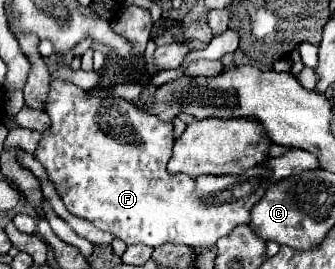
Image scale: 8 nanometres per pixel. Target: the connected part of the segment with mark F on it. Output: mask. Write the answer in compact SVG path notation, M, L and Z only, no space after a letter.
M51 84L45 102L45 112L51 118L51 126L43 130L37 144L35 158L45 166L49 180L55 184L65 208L91 222L103 232L111 232L125 244L161 246L165 242L187 244L195 248L213 246L219 238L227 236L235 226L247 224L251 206L263 196L263 192L281 178L299 174L303 170L319 168L317 156L305 150L291 150L285 156L269 158L265 164L247 172L247 176L199 176L169 174L167 162L175 144L173 122L163 122L155 114L147 114L141 104L133 104L125 98L101 98L91 96L75 84Z

